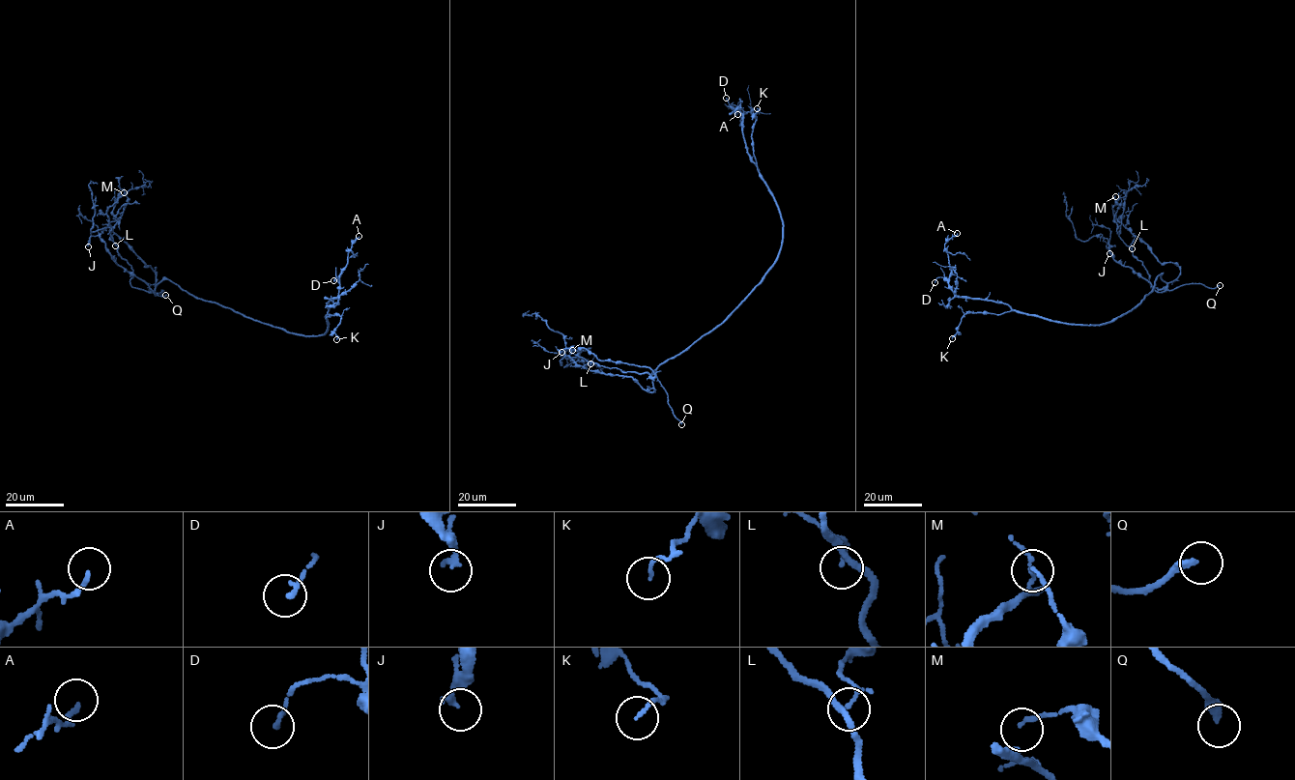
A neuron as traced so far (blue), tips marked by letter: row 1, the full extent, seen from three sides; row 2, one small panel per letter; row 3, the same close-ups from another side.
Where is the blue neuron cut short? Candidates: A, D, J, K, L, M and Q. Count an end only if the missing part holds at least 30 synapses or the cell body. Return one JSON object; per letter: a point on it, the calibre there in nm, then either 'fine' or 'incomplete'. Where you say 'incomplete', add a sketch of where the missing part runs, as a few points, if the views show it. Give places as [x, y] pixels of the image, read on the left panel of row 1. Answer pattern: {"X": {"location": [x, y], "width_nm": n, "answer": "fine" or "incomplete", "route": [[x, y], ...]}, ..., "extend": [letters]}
{"A": {"location": [359, 236], "width_nm": 140, "answer": "fine"}, "D": {"location": [333, 280], "width_nm": 170, "answer": "fine"}, "J": {"location": [88, 246], "width_nm": 200, "answer": "fine"}, "K": {"location": [336, 339], "width_nm": 100, "answer": "fine"}, "L": {"location": [115, 245], "width_nm": 130, "answer": "fine"}, "M": {"location": [124, 192], "width_nm": 70, "answer": "fine"}, "Q": {"location": [165, 295], "width_nm": 280, "answer": "incomplete", "route": [[165, 295], [153, 294], [148, 302], [144, 330], [149, 340], [134, 370], [129, 371], [124, 365], [124, 344]]}, "extend": ["Q"]}

